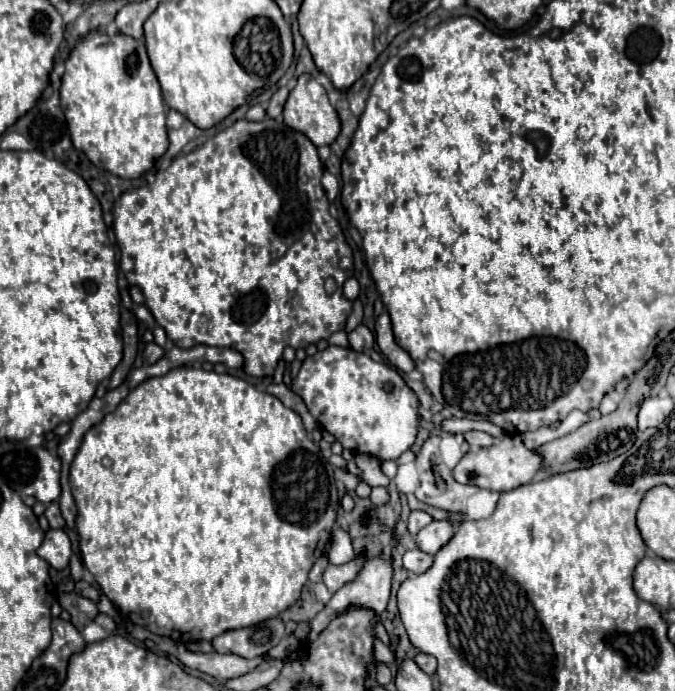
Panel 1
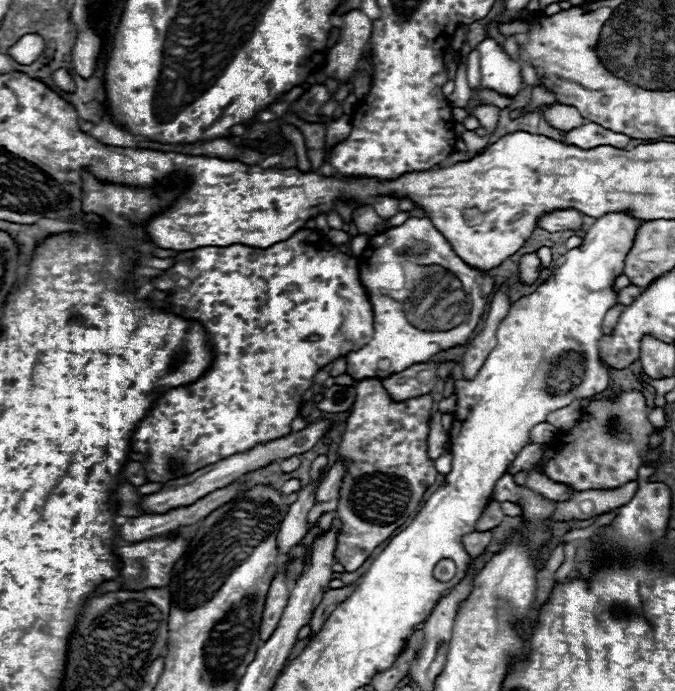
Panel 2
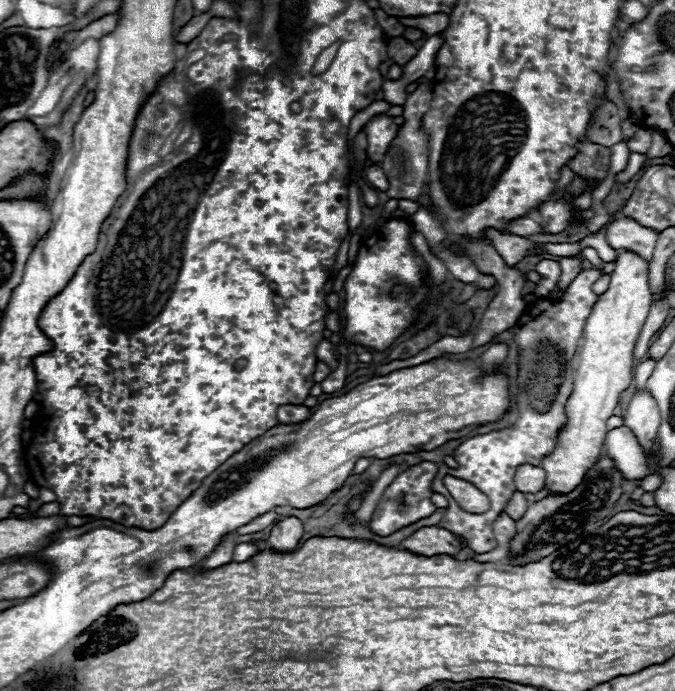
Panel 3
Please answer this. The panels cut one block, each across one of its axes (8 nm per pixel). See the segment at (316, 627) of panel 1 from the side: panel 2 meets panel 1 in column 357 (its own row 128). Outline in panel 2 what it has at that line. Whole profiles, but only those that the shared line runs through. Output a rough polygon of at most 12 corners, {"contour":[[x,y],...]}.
{"contour":[[594,122],[566,132],[578,148],[626,148],[630,138]]}

